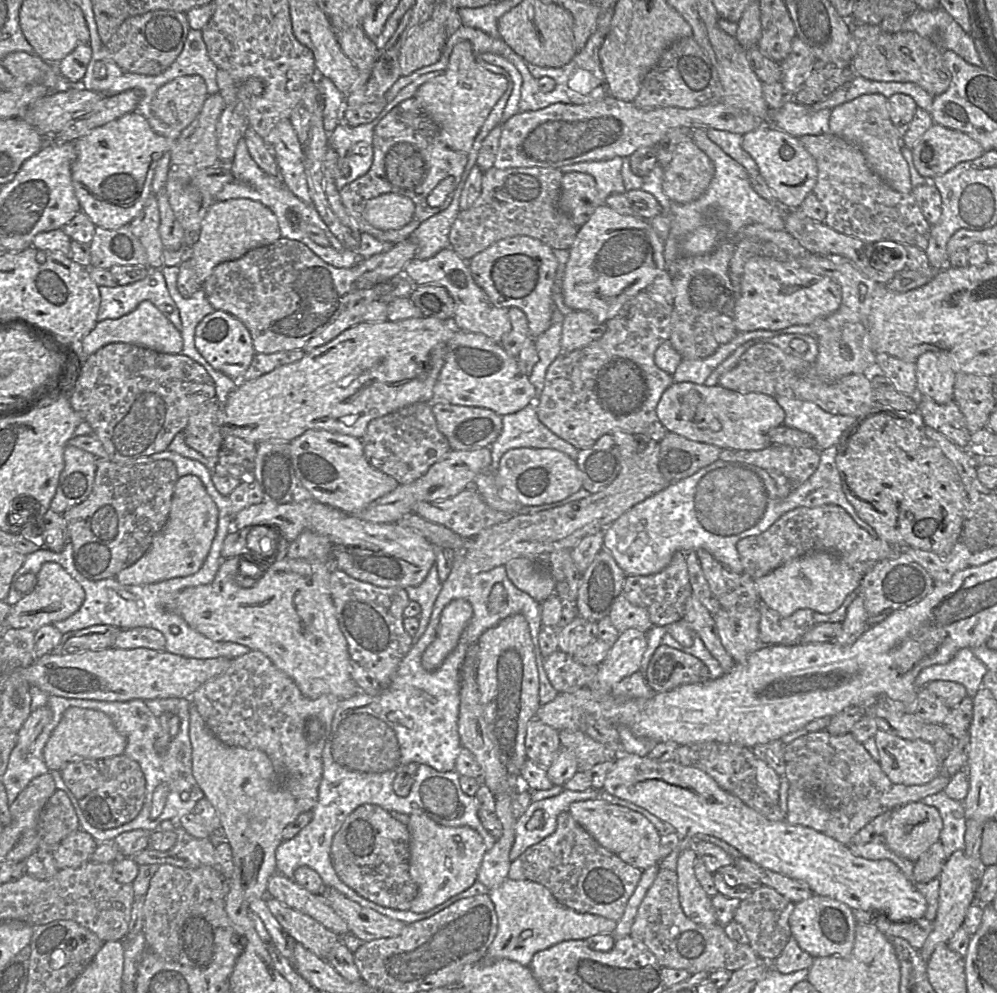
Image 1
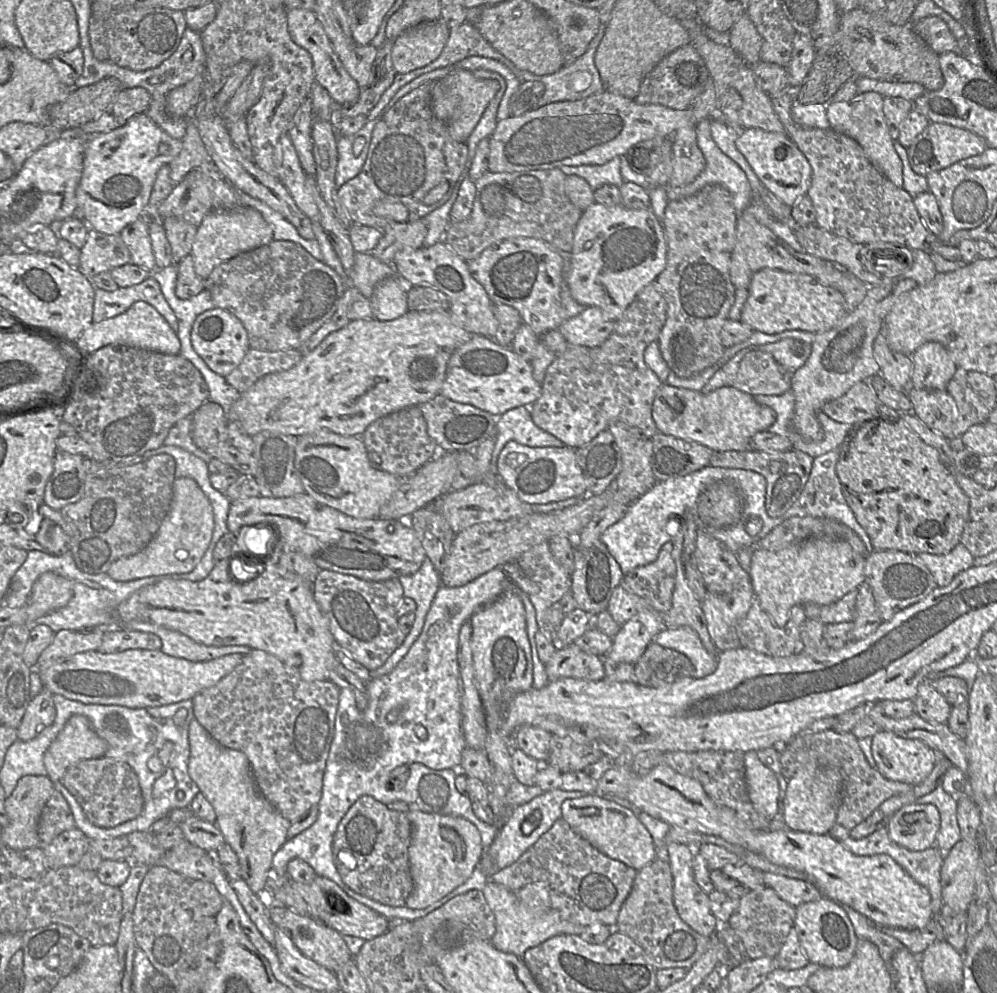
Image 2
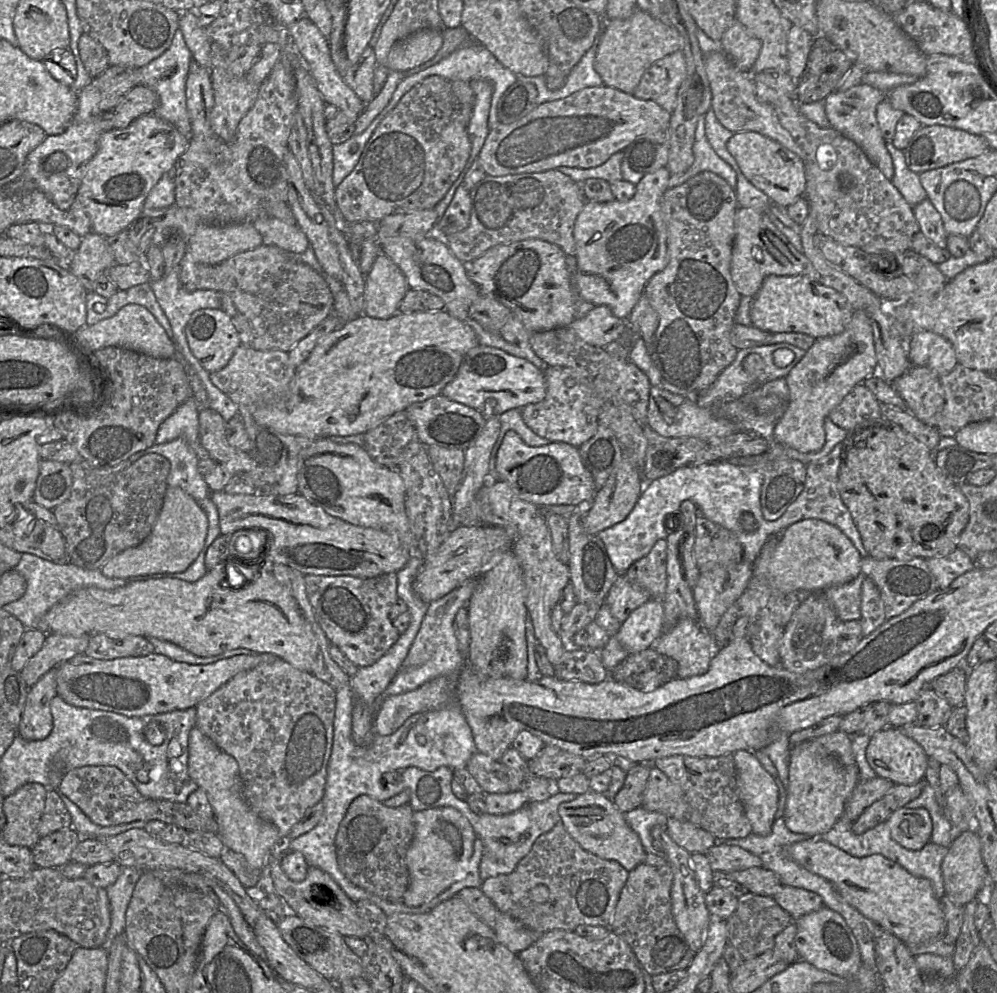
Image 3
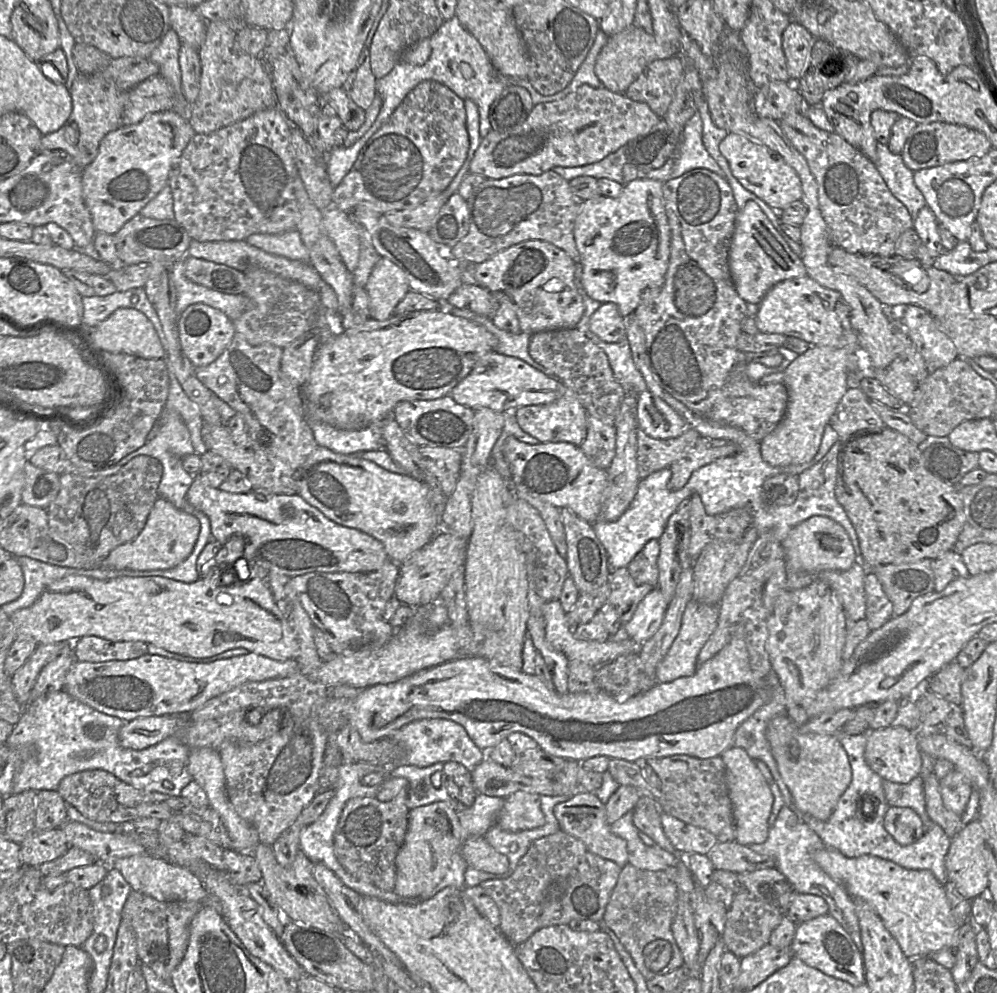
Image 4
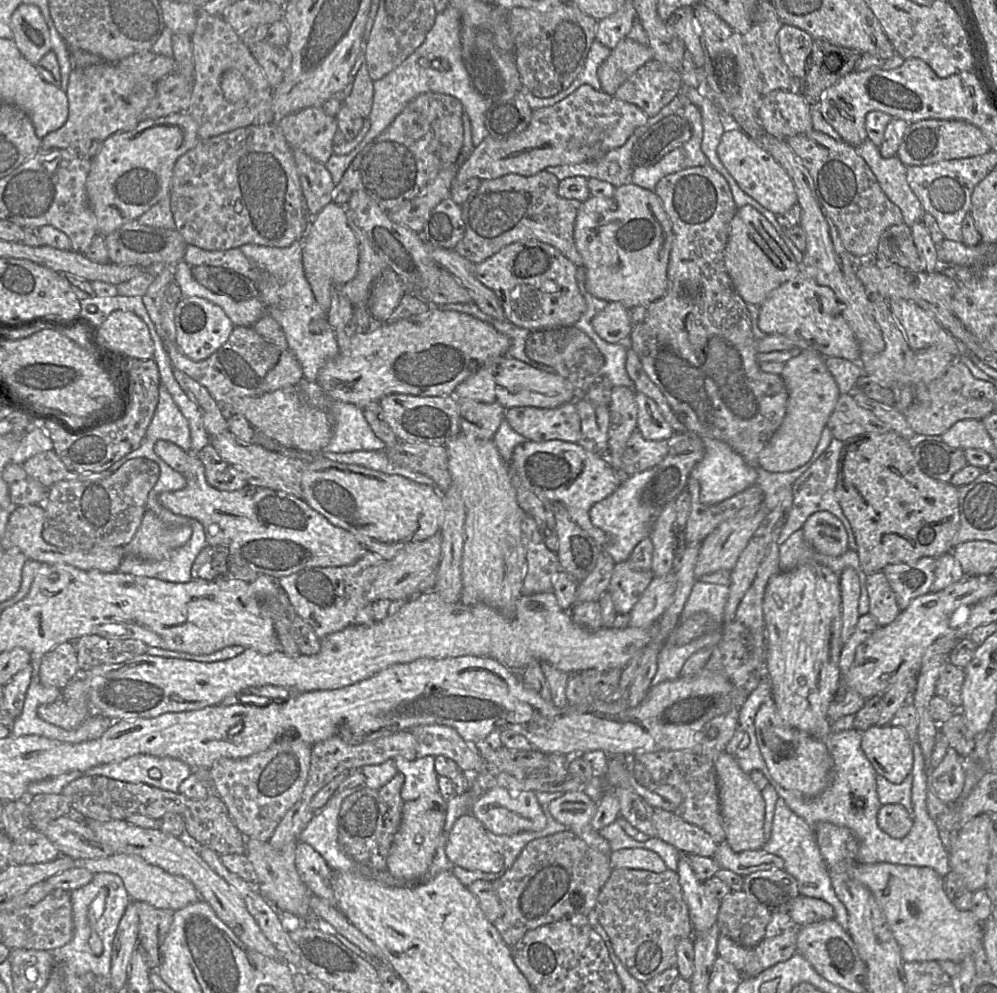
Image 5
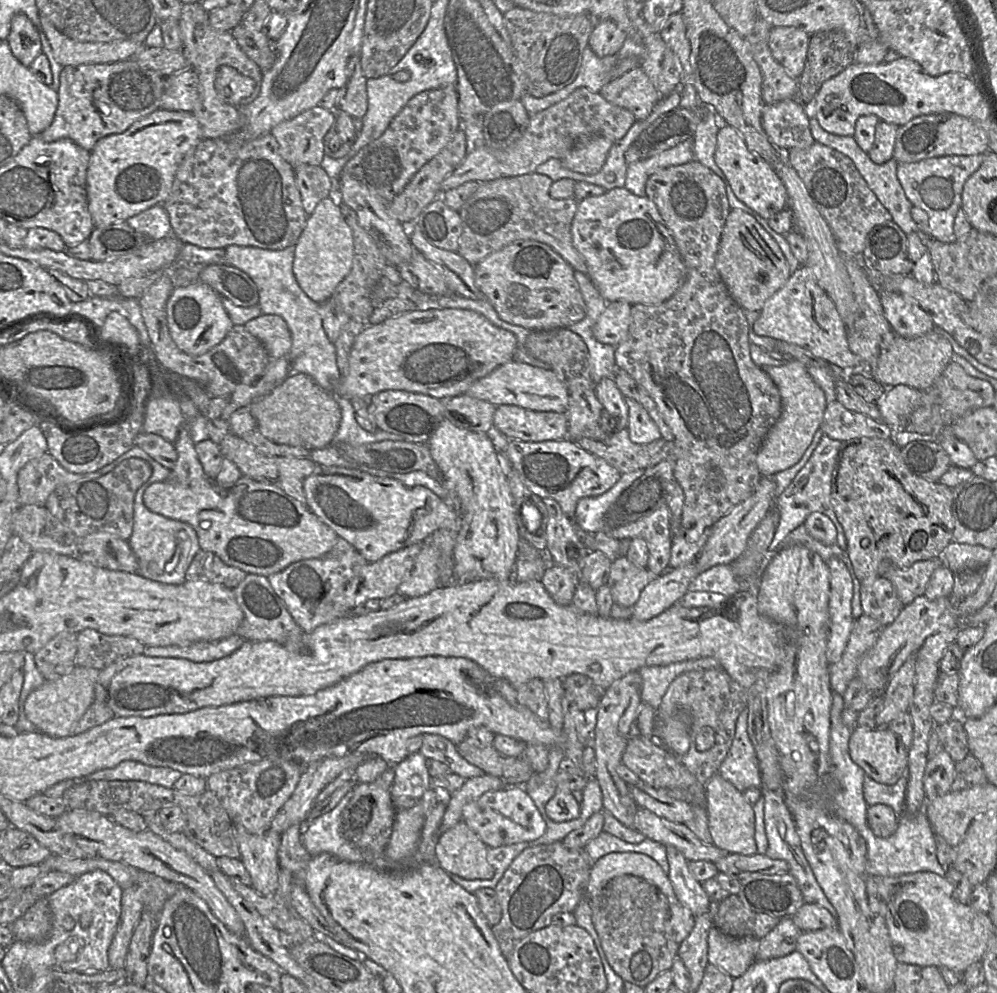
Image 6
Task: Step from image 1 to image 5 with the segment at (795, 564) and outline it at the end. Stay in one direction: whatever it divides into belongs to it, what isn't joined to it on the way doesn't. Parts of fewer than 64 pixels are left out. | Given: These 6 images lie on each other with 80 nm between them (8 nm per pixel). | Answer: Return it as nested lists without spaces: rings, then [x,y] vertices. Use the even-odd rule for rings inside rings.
[[[815,512],[806,520],[802,530],[805,541],[821,554],[836,557],[849,549],[843,524],[829,512]]]

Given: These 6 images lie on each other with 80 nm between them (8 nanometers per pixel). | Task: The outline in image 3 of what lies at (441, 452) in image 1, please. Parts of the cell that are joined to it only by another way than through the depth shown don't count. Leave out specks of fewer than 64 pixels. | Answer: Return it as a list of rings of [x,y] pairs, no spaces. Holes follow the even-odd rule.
[[[405,411],[394,414],[365,433],[364,449],[369,456],[379,465],[394,470],[416,455],[421,447],[425,446]]]

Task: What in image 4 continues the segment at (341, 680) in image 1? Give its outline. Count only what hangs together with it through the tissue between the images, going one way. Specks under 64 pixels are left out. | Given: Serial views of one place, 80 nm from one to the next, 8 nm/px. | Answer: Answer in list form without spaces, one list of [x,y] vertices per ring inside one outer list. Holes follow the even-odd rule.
[[[216,568],[193,583],[159,576],[123,576],[98,580],[82,575],[69,575],[50,584],[33,605],[14,612],[10,619],[17,636],[29,635],[39,645],[74,642],[84,636],[98,636],[111,642],[142,641],[194,658],[209,658],[228,650],[245,648],[249,652],[279,661],[293,659],[297,650],[294,631],[277,606],[265,579],[238,579],[234,584],[225,586],[222,585],[225,570],[226,568]]]

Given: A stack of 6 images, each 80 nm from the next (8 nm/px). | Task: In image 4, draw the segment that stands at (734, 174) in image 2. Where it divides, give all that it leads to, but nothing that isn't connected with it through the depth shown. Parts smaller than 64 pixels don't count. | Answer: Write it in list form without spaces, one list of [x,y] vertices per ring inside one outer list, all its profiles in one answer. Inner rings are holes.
[[[697,112],[685,125],[669,179],[680,177],[694,169],[706,169],[723,176],[721,168],[703,144],[702,130],[703,122]]]

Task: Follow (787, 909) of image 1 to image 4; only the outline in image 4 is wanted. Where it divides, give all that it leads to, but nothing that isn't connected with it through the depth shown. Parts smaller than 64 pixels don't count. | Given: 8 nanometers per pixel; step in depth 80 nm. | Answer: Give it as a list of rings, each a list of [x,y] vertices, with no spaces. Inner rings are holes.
[[[749,892],[734,894],[726,910],[725,927],[722,934],[726,950],[739,958],[758,951],[769,944],[772,931],[780,924],[783,917],[781,909],[756,899]]]

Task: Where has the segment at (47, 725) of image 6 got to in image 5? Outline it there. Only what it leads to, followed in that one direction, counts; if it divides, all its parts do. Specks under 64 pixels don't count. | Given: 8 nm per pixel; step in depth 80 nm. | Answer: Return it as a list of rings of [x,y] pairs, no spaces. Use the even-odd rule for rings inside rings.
[[[83,672],[79,673],[61,689],[61,696],[49,704],[42,704],[37,709],[38,716],[65,730],[78,727],[89,715],[90,705],[87,700]]]

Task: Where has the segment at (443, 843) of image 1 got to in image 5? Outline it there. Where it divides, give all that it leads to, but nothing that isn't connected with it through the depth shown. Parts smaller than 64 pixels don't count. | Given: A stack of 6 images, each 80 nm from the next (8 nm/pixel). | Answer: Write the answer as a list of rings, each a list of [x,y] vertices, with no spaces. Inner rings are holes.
[[[439,792],[426,794],[417,800],[404,803],[401,823],[387,857],[386,870],[405,885],[416,886],[427,883],[440,872],[451,872],[455,867],[445,854],[446,810],[447,800]]]

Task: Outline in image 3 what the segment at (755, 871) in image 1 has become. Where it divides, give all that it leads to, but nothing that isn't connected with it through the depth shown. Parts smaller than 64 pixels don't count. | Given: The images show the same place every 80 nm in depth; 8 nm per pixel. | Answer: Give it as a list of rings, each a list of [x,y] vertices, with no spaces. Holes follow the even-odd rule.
[[[783,885],[774,898],[792,919],[798,919],[824,906],[822,897],[817,893],[788,885]]]

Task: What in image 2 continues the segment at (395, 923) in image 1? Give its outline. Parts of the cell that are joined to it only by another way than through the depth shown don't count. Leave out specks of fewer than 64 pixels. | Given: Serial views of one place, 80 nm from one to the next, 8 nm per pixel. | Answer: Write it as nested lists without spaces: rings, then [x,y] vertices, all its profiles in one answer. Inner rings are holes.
[[[288,875],[286,878],[291,887],[307,903],[309,916],[337,931],[342,936],[353,936],[361,938],[364,941],[370,941],[385,934],[391,928],[391,922],[387,918],[351,898],[335,882],[328,878],[317,875],[309,884],[295,882]]]

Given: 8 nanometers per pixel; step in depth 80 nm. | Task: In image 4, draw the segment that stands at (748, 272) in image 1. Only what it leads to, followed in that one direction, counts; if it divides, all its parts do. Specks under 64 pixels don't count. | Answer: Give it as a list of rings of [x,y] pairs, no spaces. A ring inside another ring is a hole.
[[[808,275],[785,280],[774,285],[758,305],[755,319],[759,332],[781,334],[802,339],[812,346],[842,348],[849,343],[857,343],[857,334],[850,324],[850,311],[838,291],[821,286]]]

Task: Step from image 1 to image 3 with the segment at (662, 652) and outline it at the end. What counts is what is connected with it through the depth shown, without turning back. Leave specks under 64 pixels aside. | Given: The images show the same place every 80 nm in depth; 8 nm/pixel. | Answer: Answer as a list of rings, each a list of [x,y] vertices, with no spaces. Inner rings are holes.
[[[654,646],[630,653],[609,677],[642,692],[650,692],[677,678],[678,662],[659,653]]]

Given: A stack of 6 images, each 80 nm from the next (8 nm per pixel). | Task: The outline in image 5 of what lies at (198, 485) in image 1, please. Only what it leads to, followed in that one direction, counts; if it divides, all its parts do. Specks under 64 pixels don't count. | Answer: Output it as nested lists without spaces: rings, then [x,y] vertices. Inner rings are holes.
[[[147,509],[136,534],[123,548],[126,555],[159,561],[186,544],[191,535],[190,526],[168,526],[153,511]]]

